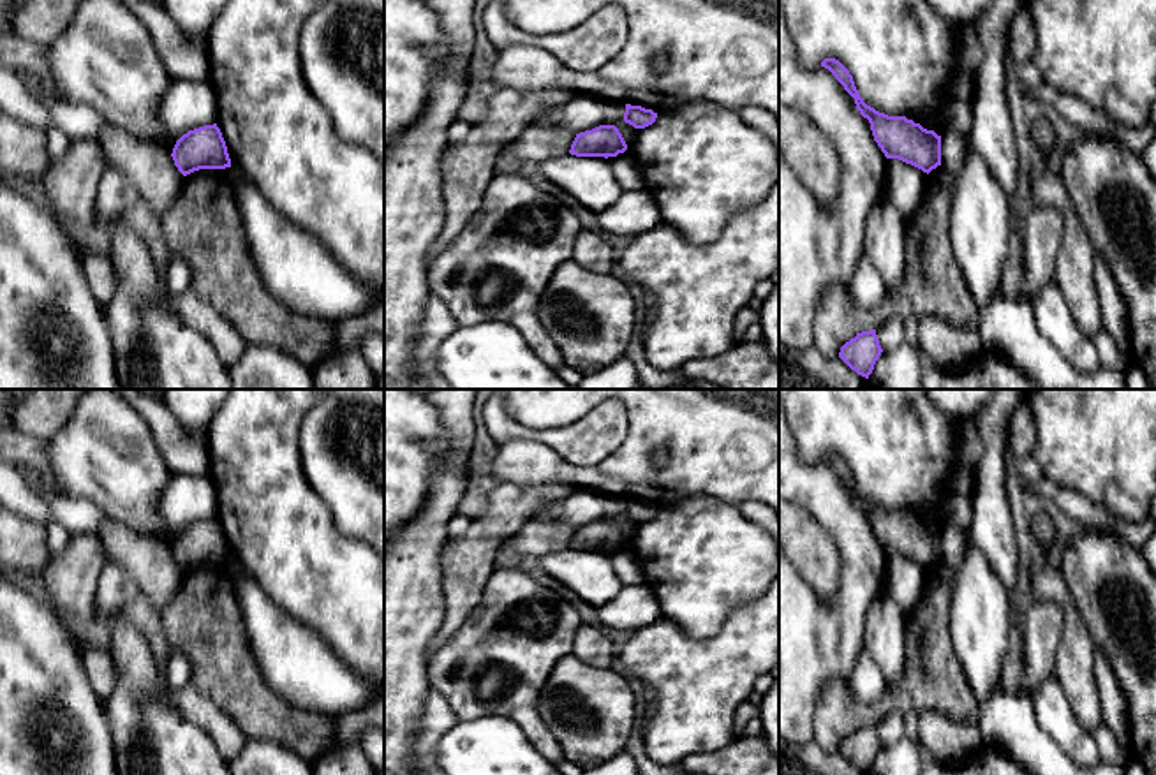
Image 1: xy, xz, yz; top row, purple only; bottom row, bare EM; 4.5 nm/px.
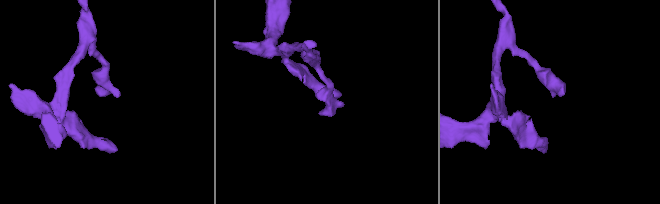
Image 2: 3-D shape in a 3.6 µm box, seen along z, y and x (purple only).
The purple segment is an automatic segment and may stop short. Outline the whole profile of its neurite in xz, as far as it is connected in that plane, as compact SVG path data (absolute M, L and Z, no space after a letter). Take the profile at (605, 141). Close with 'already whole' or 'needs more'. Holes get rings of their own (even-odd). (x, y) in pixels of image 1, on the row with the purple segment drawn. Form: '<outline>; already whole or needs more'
M599 125L576 134L569 153L576 157L617 157L627 144L615 125Z; already whole

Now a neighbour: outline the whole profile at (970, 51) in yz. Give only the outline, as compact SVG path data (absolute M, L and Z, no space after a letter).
M971 23L959 26L955 42L957 42L955 62L959 70L964 70L964 72L976 70L983 62L985 51Z

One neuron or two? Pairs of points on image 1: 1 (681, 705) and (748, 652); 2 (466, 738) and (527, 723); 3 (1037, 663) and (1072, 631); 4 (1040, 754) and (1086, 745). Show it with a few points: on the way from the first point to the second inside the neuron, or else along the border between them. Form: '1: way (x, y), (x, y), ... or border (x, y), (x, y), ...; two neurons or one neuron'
1: way (696, 691), (732, 659); one neuron
2: border (476, 717), (510, 717), (543, 756); two neurons
3: border (1049, 601), (1054, 601), (1063, 615), (1054, 671); two neurons
4: border (1037, 715), (1042, 728), (1070, 756); two neurons

